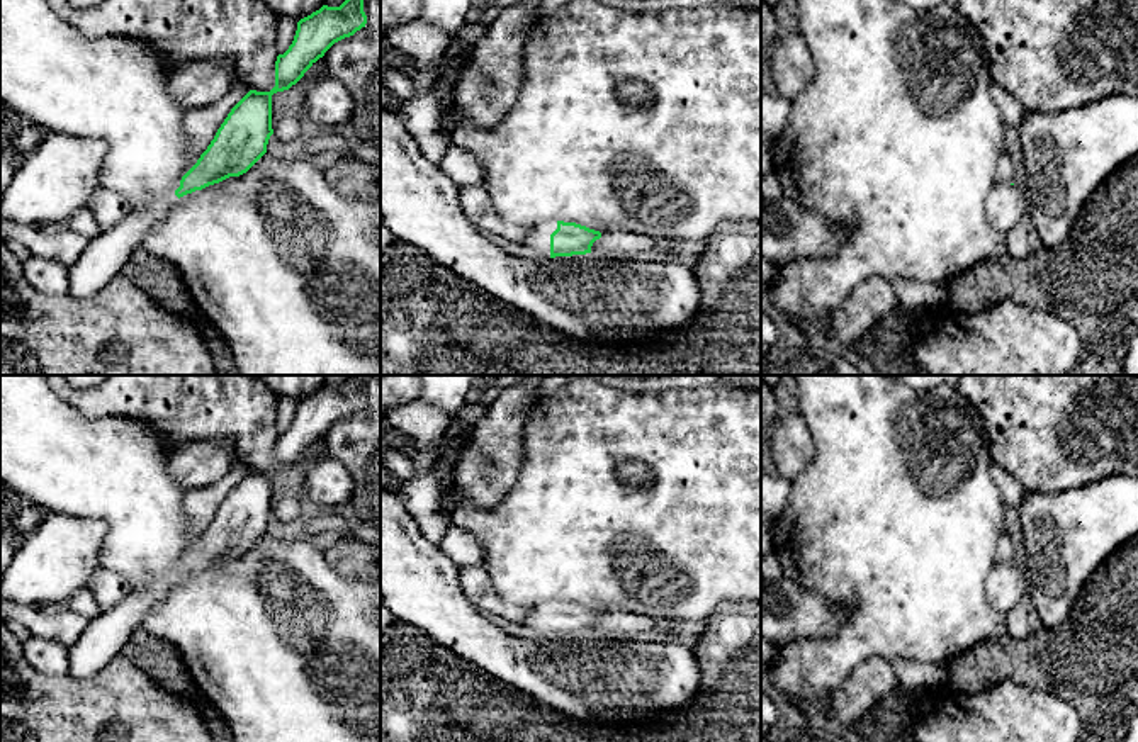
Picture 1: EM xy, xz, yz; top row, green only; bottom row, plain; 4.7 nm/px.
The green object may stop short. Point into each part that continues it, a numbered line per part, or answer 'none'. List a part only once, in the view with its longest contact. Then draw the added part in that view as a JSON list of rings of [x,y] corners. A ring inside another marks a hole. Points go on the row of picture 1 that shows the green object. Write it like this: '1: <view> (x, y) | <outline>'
1: xz (539, 238) | [[[557,221],[537,222],[528,226],[528,238],[523,245],[530,246],[538,256],[550,258],[550,234],[557,229]]]

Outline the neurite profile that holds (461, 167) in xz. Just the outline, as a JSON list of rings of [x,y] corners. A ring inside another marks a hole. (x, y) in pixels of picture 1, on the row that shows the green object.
[[[450,144],[442,163],[442,171],[459,187],[484,187],[484,170],[469,151]]]

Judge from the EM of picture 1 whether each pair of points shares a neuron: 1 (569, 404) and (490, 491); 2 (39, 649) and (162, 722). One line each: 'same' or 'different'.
1: different
2: different

